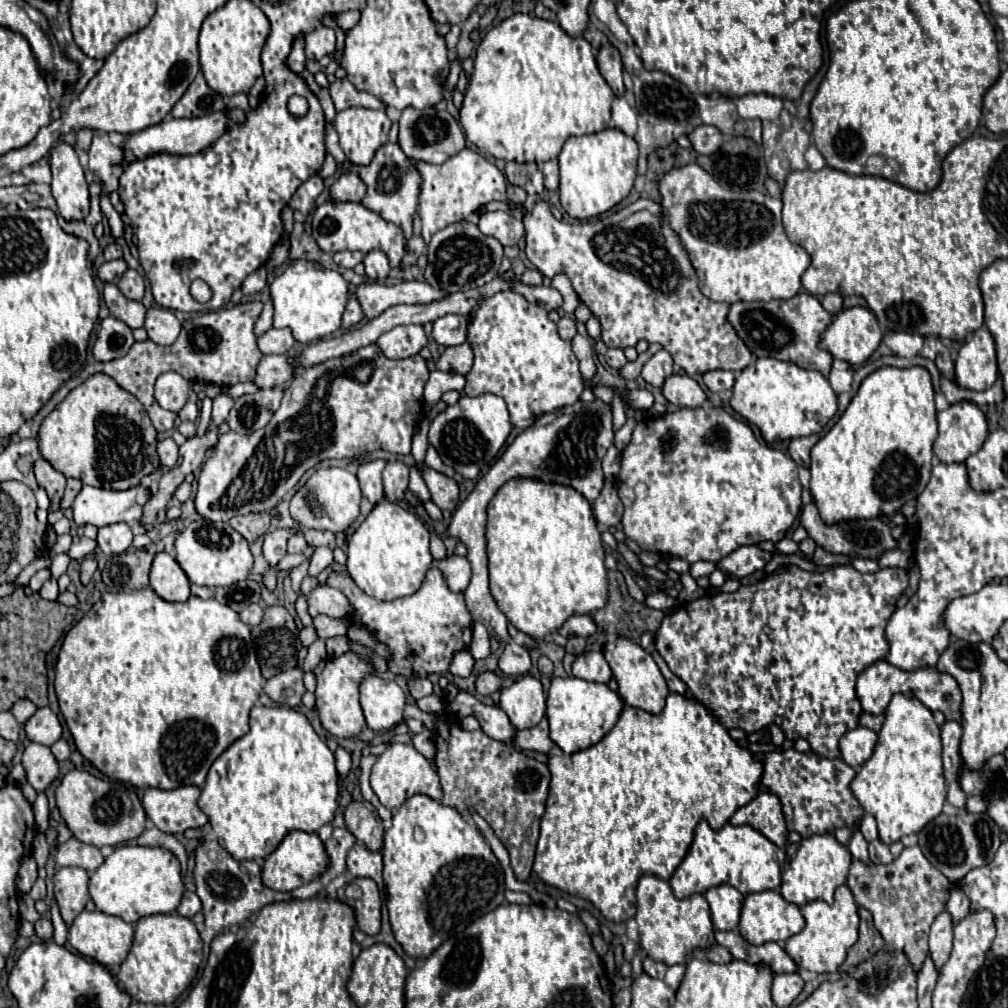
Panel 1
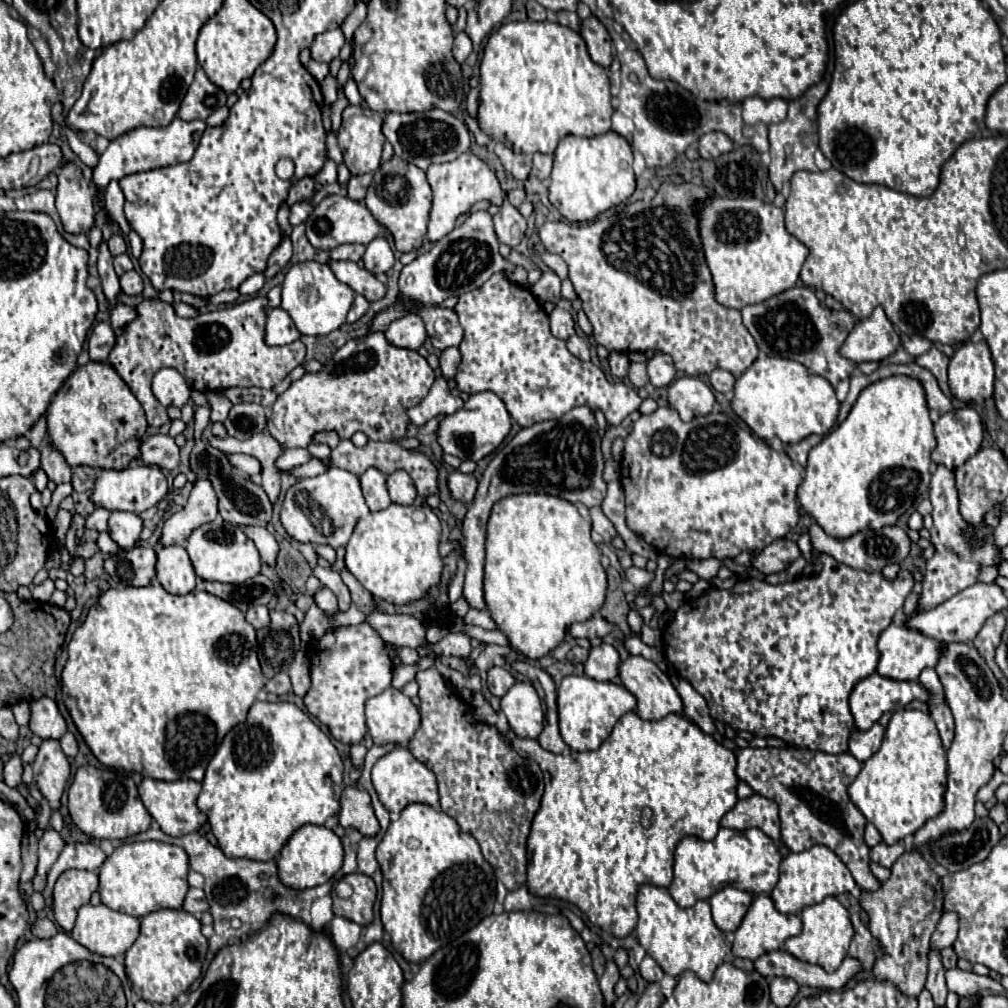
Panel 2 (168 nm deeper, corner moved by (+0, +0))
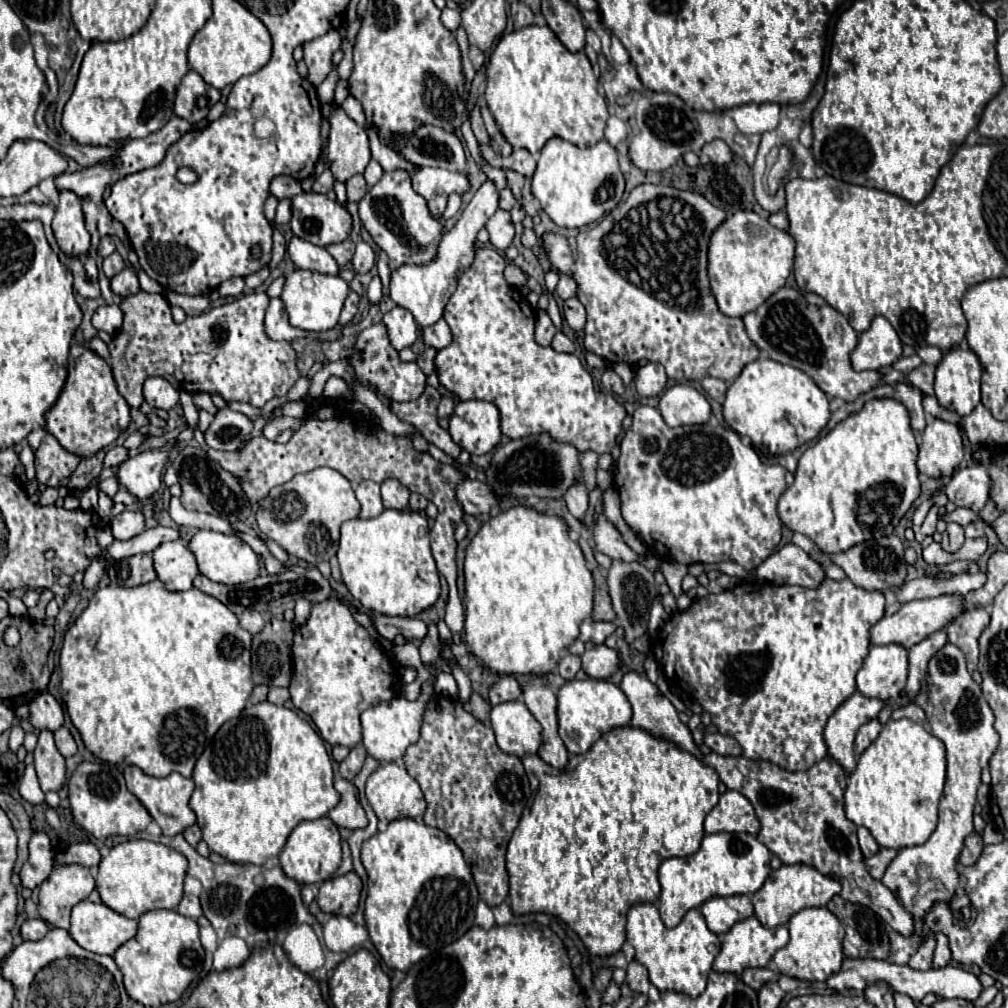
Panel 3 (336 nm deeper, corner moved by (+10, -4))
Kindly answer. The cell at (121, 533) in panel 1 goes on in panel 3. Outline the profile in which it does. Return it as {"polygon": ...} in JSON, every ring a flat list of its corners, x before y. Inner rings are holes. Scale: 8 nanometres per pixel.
{"polygon":[[123,511,113,515,109,529,117,541,127,541,143,531,143,513,141,511]]}

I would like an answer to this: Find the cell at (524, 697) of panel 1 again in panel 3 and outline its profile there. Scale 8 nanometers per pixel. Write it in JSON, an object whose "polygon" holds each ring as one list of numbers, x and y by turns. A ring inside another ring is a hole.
{"polygon":[[523,701,499,703,491,709,491,727,505,753,523,757,537,753,541,745,541,729]]}

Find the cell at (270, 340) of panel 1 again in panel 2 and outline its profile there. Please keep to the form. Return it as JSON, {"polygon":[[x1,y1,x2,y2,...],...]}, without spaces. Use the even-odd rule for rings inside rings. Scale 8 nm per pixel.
{"polygon":[[275,307,275,309,269,311,267,335,265,335,265,341,269,345,287,345,287,343,293,343,299,337,301,337,301,333,293,325,289,313,285,313,281,307]]}

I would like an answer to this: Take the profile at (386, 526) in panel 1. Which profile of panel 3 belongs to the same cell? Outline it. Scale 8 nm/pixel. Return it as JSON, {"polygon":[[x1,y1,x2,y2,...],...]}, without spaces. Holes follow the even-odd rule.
{"polygon":[[385,509,379,517,373,519,351,519,341,525,341,541,337,549,337,559,341,567,343,583,347,585,349,593,363,609,373,609,383,615,397,615,397,617,413,617,423,609,431,607,439,593,439,571,435,567,431,547,429,547,429,525,427,517,421,513,413,513,411,509]]}

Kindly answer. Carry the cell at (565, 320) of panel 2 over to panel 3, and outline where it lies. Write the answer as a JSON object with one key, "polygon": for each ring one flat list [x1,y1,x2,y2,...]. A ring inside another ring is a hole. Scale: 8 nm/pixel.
{"polygon":[[539,309,537,311,537,323,535,323,535,341,539,345,547,347,547,345,551,345,551,339,555,337,555,333,557,333,557,329,555,329,553,321,549,319,547,311]]}

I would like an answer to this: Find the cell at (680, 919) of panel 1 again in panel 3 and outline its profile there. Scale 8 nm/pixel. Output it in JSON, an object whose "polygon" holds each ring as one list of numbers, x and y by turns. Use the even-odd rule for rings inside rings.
{"polygon":[[635,903,629,909,627,941,635,947,635,959,647,967,649,981,659,991,677,991,689,997,697,997,705,991,707,975,721,949,719,937,707,929,707,923,697,909,687,911,677,927,667,929,653,903]]}

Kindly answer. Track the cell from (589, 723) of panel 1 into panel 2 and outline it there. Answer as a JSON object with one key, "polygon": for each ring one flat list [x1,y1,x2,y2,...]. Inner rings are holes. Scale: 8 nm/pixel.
{"polygon":[[569,675,561,681,557,689,557,705,559,705,559,729,565,743,575,751,595,751,609,737,613,725,621,715,635,711,637,699,623,685,615,685,611,681,595,681,591,677]]}

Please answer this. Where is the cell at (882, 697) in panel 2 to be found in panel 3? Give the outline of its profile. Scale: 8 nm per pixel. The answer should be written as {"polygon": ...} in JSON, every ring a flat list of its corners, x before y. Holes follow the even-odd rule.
{"polygon":[[855,691,829,717,827,727,825,727,825,741,827,741,829,757,837,759,845,767,847,773,855,769,853,741,855,741,857,729,863,723,875,719,883,707,885,707,883,699,865,697,863,693]]}

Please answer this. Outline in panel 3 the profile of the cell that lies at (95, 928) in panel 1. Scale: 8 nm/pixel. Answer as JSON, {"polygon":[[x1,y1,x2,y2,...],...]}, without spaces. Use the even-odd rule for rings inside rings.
{"polygon":[[81,901,71,911,69,935,91,953,113,955,137,933,137,921,127,919,103,903]]}

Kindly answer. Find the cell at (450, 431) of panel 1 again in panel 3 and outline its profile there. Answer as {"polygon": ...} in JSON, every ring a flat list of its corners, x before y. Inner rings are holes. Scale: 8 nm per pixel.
{"polygon":[[461,401,449,417,451,439,469,455,485,455,501,441,499,409,487,401]]}

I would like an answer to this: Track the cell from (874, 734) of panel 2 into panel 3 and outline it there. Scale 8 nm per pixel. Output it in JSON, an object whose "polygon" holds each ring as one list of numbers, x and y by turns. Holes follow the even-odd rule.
{"polygon":[[871,719,863,727,859,727,857,739,855,739,855,757,859,757,877,739,879,731,881,731,881,723,877,719]]}

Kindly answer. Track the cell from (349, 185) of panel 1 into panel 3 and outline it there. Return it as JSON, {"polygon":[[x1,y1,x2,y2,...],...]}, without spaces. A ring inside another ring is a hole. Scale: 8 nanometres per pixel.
{"polygon":[[355,175,351,177,347,183,347,201,355,201,359,203,363,199,363,193,367,191,367,183,363,179,363,175]]}

